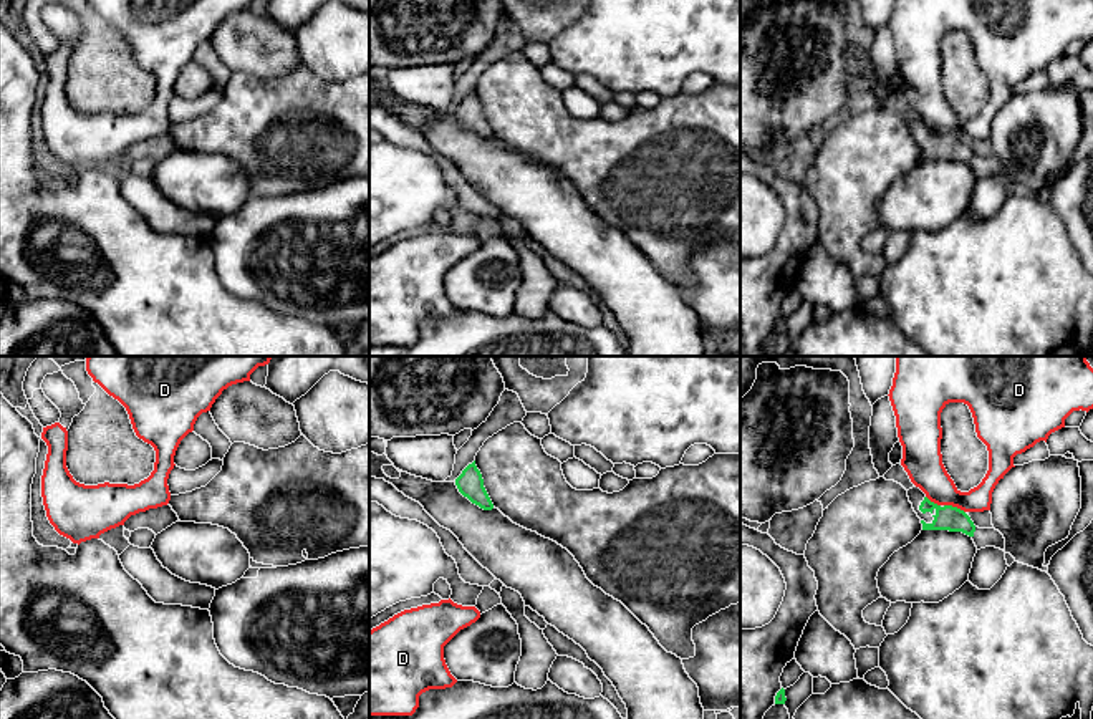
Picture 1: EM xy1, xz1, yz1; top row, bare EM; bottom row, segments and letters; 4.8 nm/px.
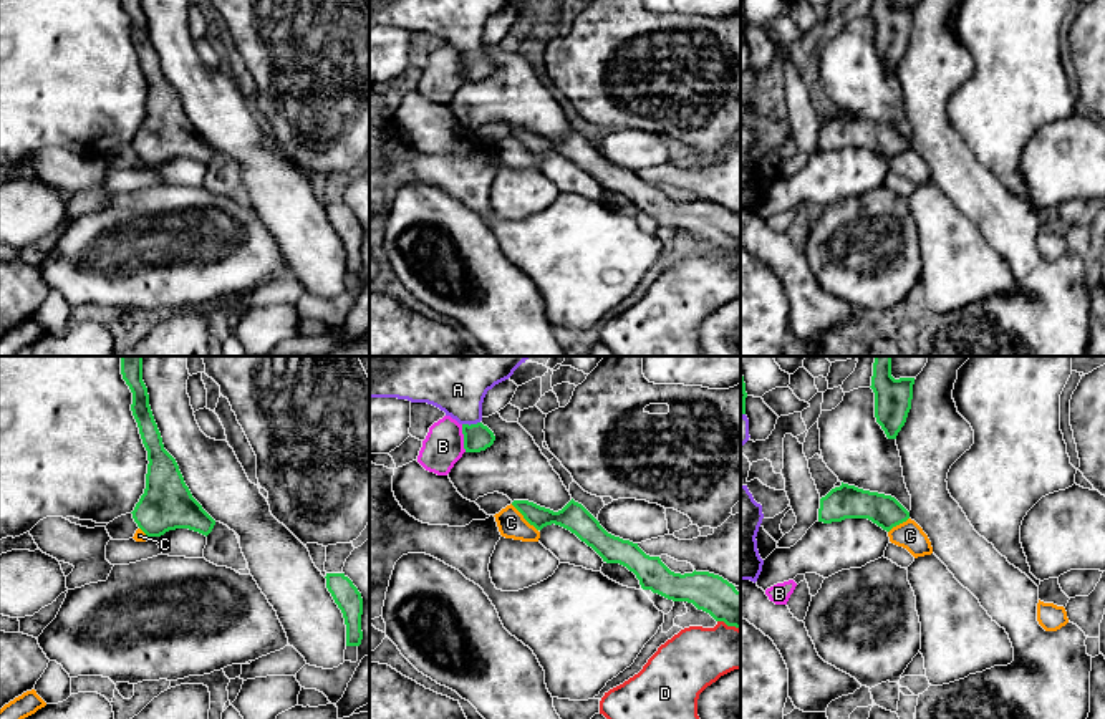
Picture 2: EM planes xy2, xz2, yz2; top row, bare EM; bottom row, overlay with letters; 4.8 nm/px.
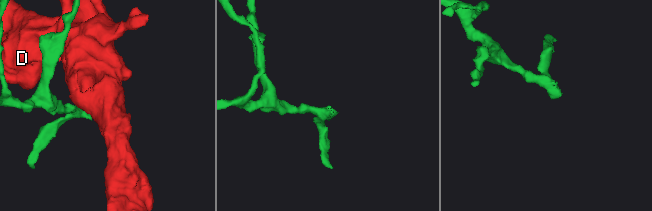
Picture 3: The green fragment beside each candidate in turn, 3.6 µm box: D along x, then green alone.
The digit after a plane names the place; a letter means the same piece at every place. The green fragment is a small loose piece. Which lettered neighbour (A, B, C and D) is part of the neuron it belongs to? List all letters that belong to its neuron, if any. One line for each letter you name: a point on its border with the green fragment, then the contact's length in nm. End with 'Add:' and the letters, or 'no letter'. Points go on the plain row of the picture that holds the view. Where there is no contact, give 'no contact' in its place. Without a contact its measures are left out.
Add: no letter

